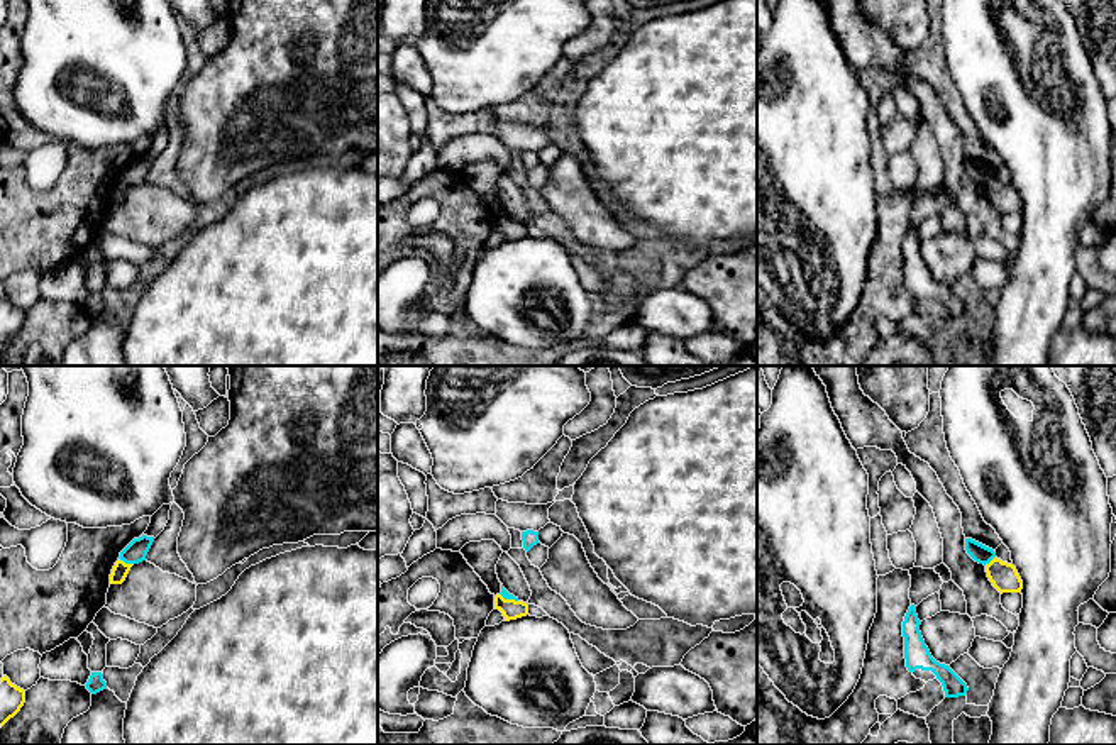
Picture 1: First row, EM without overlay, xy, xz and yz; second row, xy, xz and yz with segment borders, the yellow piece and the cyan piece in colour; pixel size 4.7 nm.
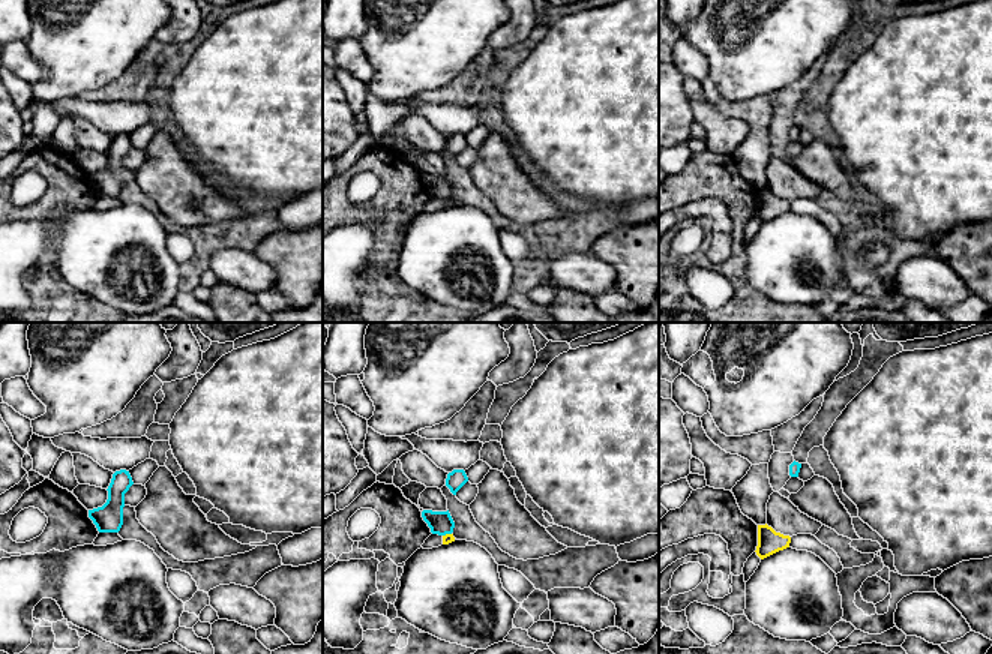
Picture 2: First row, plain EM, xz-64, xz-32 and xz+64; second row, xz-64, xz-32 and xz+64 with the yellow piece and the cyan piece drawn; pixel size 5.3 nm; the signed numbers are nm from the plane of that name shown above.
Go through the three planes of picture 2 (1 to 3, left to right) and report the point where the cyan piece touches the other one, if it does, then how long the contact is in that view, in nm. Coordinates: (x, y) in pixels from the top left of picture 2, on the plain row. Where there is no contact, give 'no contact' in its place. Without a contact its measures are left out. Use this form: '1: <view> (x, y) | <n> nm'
1: no contact
2: xz-32 (446, 198) | 50 nm
3: no contact

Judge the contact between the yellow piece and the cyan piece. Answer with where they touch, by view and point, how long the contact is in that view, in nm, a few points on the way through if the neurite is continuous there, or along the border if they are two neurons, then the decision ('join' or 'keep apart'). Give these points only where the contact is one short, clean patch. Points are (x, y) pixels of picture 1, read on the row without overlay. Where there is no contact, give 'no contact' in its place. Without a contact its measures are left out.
meets yellow in xy at (124, 183); contact 80 nm long; border along xy (119, 178), (132, 185); keep apart

